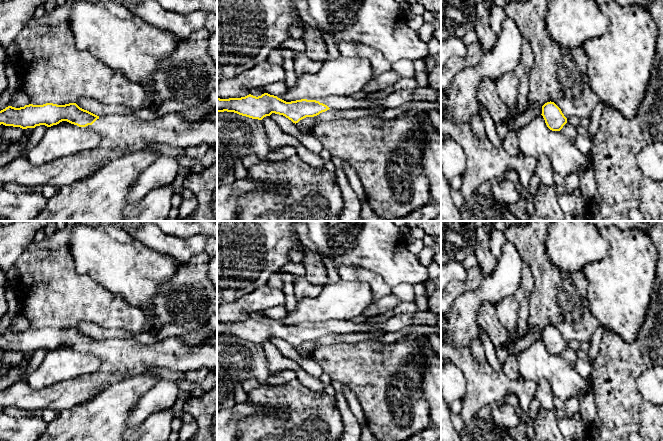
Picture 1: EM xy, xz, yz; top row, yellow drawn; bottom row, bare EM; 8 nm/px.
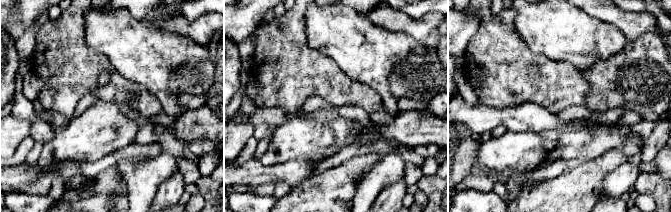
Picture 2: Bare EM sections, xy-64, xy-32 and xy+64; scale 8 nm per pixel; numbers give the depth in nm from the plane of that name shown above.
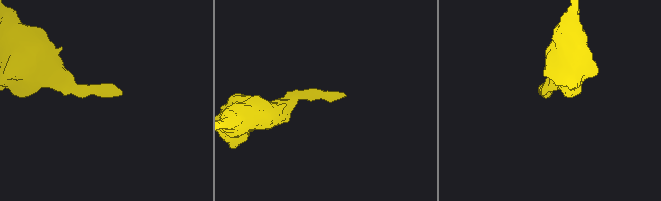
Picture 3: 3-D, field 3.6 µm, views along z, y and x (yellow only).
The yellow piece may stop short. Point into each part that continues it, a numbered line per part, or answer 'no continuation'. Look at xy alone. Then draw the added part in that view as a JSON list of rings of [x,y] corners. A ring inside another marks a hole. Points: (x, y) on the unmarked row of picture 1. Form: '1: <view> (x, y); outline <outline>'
1: xy (127, 359); outline [[[170,337],[152,345],[142,344],[136,340],[107,339],[99,341],[91,351],[101,360],[99,370],[95,374],[69,379],[44,389],[34,389],[26,380],[20,380],[0,392],[0,408],[15,406],[27,411],[44,408],[62,411],[89,401],[101,393],[106,388],[105,383],[113,375],[119,376],[122,381],[144,375],[148,368],[155,367],[182,373],[202,367],[209,370],[217,369],[217,345],[188,346],[180,337]]]

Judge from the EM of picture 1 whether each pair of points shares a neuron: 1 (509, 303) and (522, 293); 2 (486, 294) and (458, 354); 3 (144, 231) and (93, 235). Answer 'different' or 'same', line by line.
1: different
2: different
3: different

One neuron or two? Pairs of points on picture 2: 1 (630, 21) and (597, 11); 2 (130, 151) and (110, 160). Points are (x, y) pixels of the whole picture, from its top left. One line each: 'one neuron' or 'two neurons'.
1: one neuron
2: one neuron

